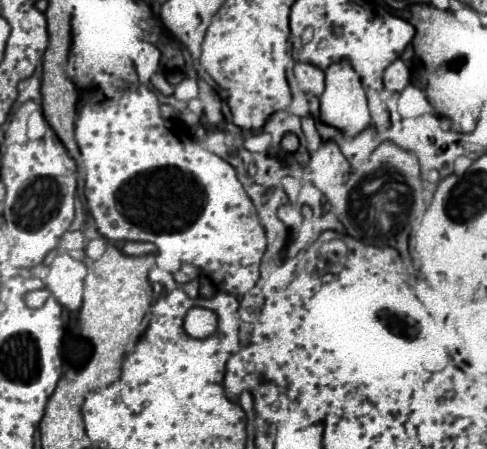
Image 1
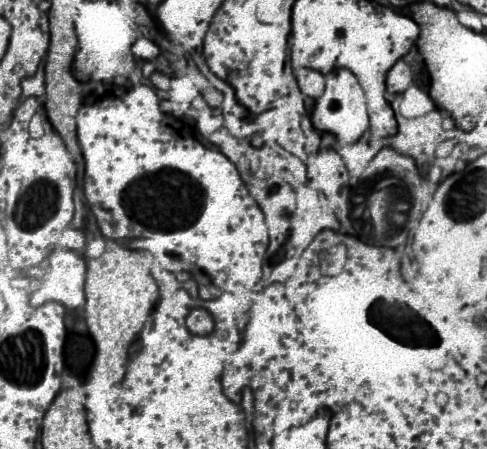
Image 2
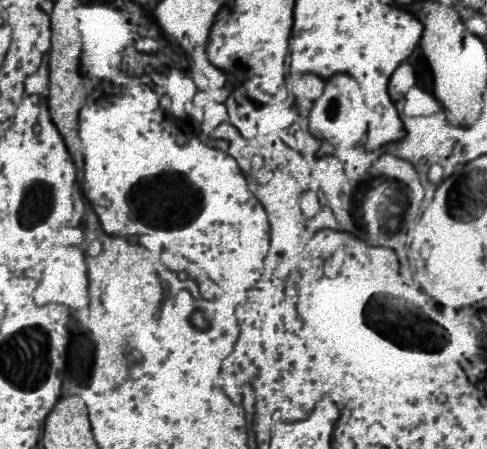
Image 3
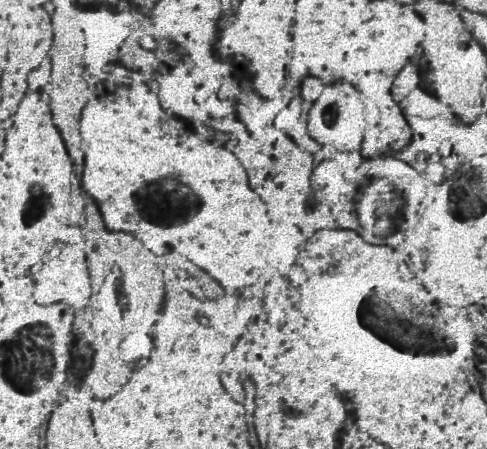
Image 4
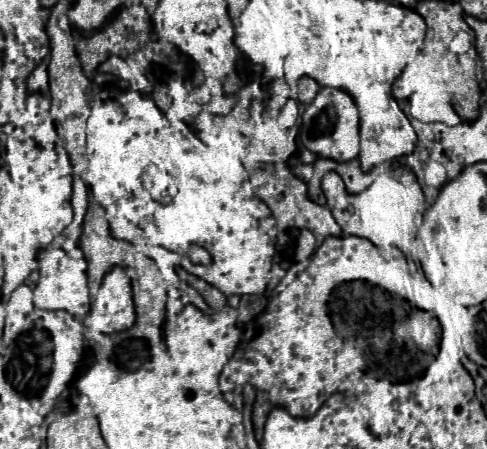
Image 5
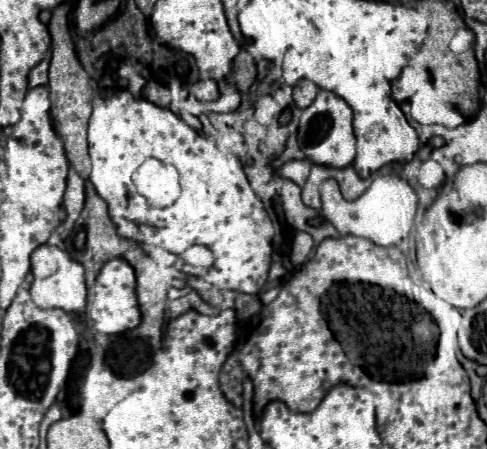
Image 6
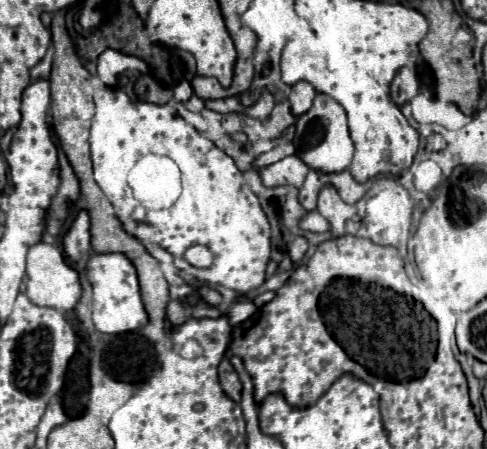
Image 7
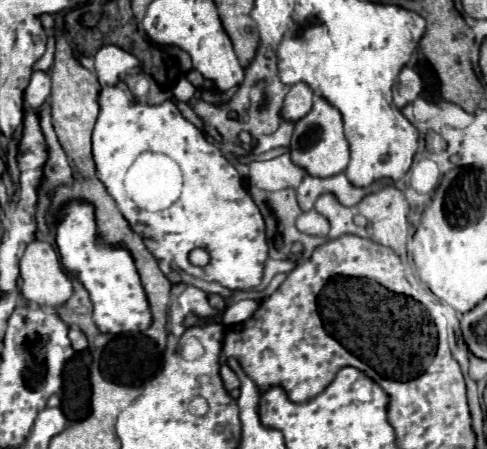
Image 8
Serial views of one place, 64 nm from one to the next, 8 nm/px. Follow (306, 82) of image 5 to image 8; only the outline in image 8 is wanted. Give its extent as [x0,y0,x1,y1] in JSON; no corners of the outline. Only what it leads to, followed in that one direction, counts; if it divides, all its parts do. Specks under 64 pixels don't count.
[280,82,312,122]

